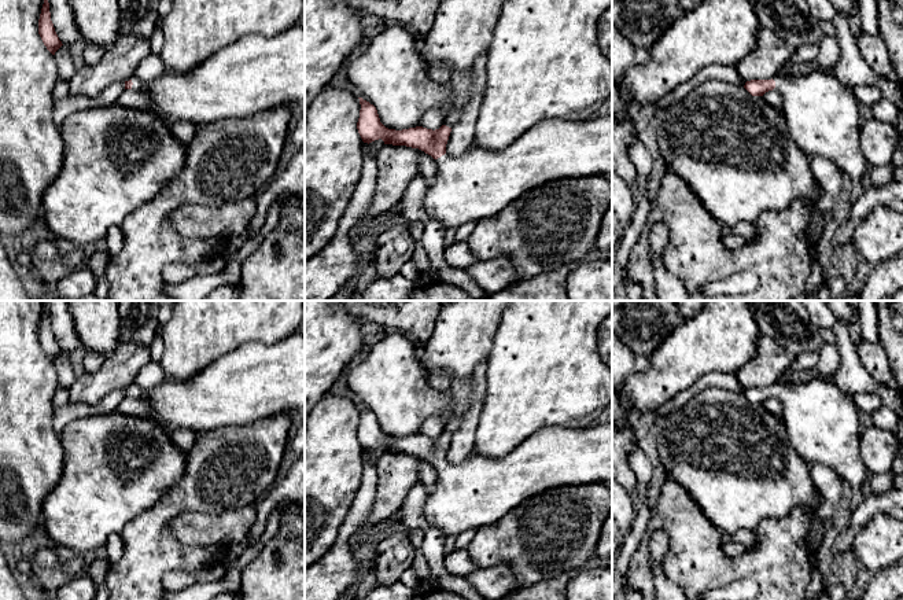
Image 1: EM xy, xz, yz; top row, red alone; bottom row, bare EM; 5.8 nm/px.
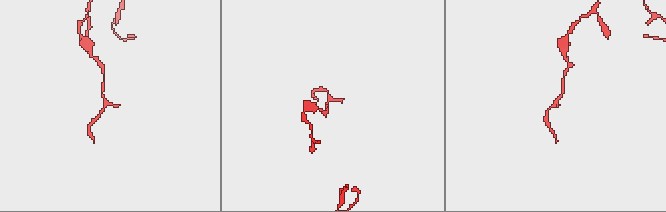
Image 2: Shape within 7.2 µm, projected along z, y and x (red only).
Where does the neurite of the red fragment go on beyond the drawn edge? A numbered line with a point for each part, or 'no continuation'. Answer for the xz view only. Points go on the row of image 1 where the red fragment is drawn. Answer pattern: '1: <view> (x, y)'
1: xz (481, 183)

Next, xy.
1: xy (255, 73)

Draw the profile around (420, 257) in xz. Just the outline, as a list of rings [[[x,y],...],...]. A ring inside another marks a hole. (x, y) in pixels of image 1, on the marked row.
[[[421,240],[414,243],[414,251],[412,255],[412,261],[414,262],[420,276],[431,266],[428,254]]]

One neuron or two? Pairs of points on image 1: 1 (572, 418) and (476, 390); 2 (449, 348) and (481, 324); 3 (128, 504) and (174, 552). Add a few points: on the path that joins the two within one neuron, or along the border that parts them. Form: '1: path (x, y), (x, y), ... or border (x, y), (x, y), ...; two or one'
1: border (487, 361), (487, 387), (476, 424); two
2: path (457, 342), (472, 327); one
3: border (163, 494), (137, 514), (120, 532); two

